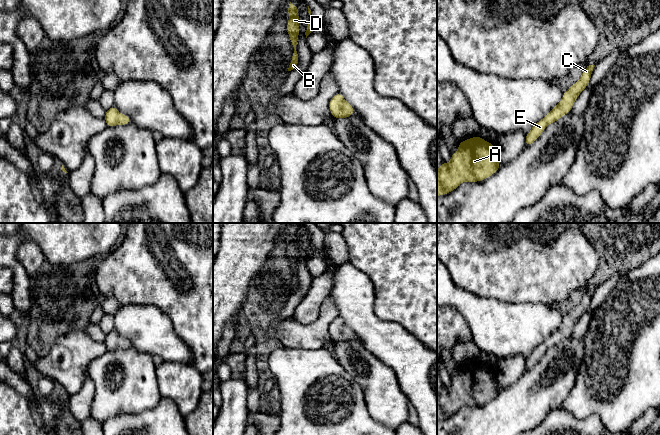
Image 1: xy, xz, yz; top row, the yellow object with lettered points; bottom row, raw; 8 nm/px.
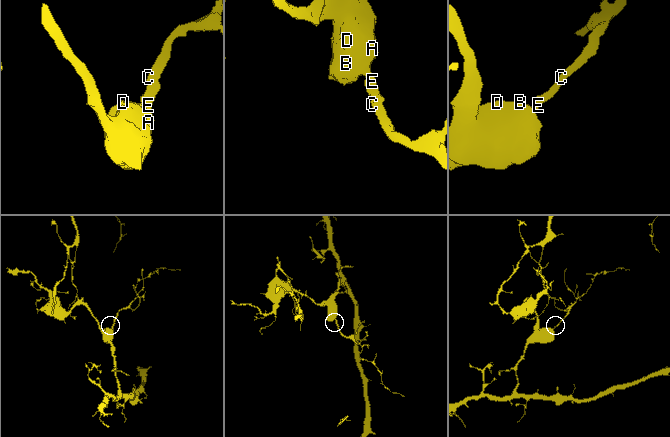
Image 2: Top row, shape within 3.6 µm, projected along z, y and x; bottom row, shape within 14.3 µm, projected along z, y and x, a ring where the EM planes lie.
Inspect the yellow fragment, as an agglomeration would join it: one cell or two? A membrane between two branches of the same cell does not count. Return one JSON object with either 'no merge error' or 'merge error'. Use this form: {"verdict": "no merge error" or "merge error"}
{"verdict": "no merge error"}

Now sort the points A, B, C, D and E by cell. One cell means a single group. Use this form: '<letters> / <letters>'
A B C D E

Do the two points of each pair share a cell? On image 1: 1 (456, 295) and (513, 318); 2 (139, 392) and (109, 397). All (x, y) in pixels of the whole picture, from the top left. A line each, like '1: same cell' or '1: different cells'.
1: same cell
2: same cell

